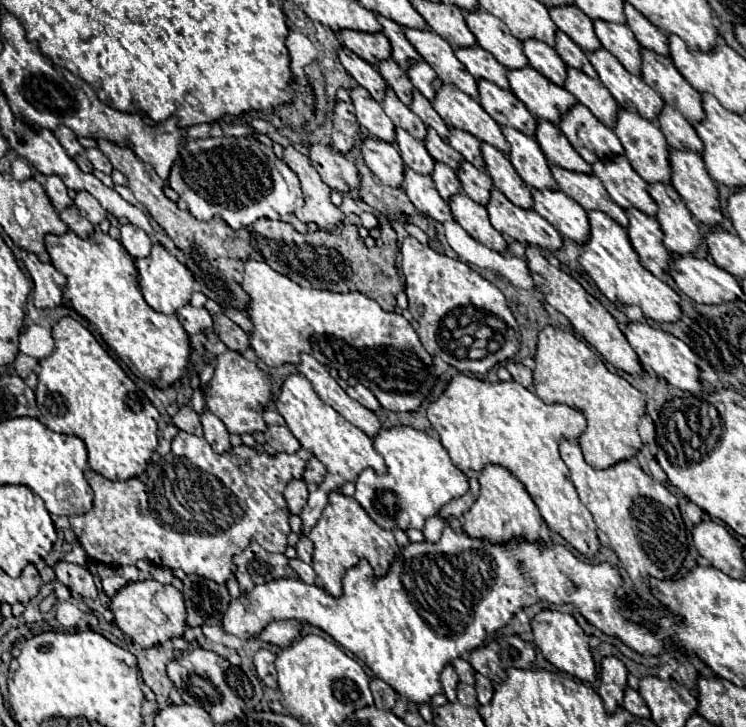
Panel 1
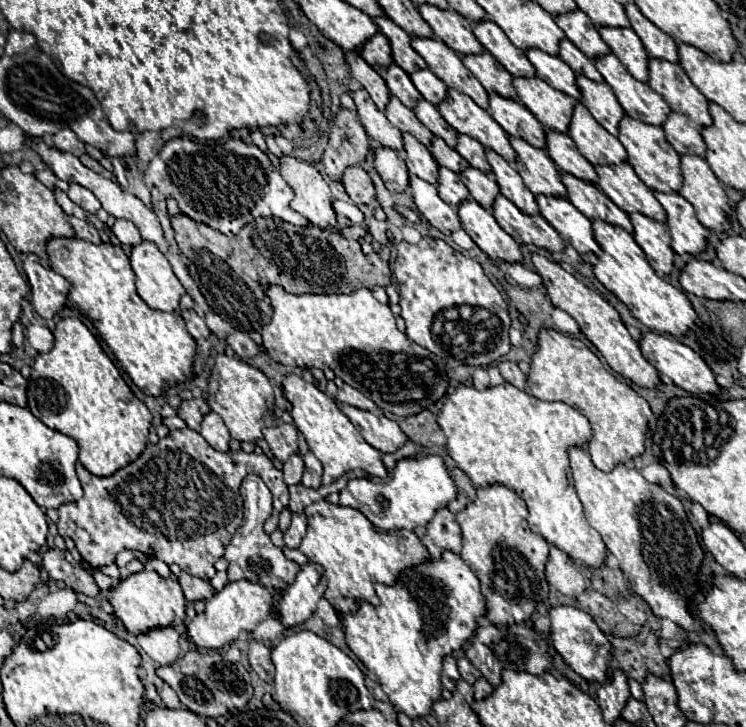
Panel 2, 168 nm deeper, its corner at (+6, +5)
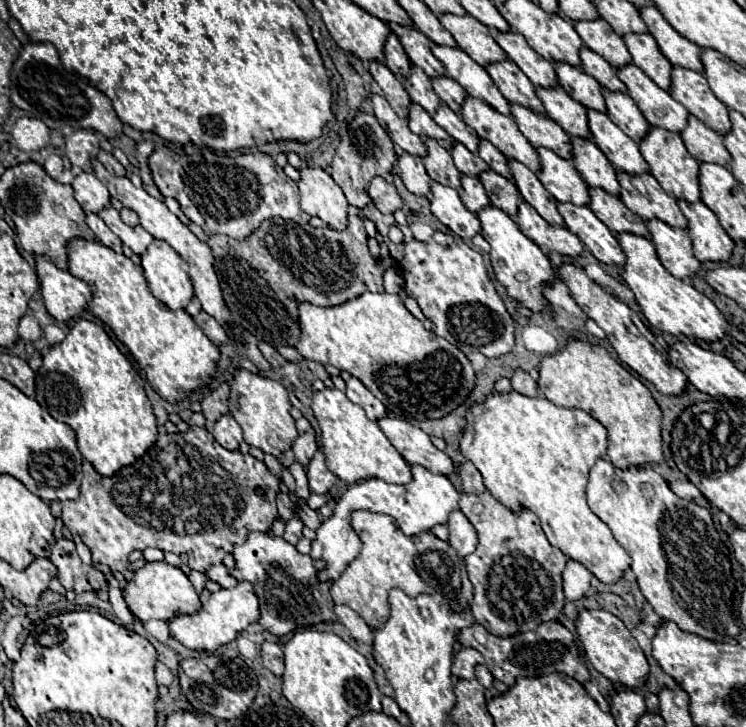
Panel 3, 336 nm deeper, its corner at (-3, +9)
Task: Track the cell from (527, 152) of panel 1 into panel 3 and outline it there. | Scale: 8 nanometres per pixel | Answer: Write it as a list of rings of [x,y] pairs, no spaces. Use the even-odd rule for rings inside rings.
[[[537,148],[537,152],[541,158],[541,172],[539,172],[541,184],[559,202],[587,206],[591,202],[589,186],[583,182],[581,174],[575,170],[573,162],[559,158],[555,152],[551,152],[547,148]]]

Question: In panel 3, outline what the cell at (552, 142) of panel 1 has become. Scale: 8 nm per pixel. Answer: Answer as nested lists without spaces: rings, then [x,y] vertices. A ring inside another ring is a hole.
[[[573,138],[573,164],[591,188],[603,188],[605,192],[619,196],[621,186],[617,182],[617,170],[607,156],[587,138]]]

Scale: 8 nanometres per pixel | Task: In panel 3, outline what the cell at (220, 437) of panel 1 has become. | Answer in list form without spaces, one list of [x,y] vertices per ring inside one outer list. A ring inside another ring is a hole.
[[[231,414],[221,416],[213,424],[213,436],[227,450],[237,450],[239,444],[241,444],[241,440],[243,440],[243,434],[239,432],[239,424],[235,422],[235,418]]]

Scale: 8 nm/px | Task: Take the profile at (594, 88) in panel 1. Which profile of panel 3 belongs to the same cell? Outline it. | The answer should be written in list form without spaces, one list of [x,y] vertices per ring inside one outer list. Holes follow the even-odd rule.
[[[603,90],[603,96],[607,104],[607,116],[611,118],[611,122],[617,124],[631,140],[641,142],[651,130],[651,124],[645,120],[635,100],[629,94],[609,90]]]

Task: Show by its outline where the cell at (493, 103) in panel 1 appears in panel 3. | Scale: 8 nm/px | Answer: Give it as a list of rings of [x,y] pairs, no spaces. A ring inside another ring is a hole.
[[[513,104],[511,116],[515,118],[519,130],[523,136],[537,148],[553,150],[557,156],[563,156],[565,160],[571,160],[571,136],[549,116],[541,118],[535,112],[531,112],[525,106]]]

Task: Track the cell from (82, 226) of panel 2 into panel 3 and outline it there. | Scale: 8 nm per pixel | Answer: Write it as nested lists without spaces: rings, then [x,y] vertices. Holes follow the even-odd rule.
[[[87,214],[87,224],[89,224],[89,228],[95,232],[95,236],[97,236],[105,246],[113,248],[115,252],[121,252],[123,242],[117,238],[117,234],[113,234],[113,232],[109,230],[109,226],[107,226],[97,214]]]

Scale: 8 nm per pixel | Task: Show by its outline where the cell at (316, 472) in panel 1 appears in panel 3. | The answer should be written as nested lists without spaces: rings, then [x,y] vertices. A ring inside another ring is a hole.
[[[319,448],[313,456],[313,460],[309,462],[307,478],[309,478],[309,490],[313,494],[327,494],[335,486],[337,476],[327,468],[323,448]]]

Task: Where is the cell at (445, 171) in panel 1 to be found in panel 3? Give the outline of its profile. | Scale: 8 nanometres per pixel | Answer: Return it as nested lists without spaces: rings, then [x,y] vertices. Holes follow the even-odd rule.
[[[461,176],[461,198],[463,198],[463,204],[471,212],[479,212],[479,210],[483,210],[485,206],[491,204],[487,194],[485,194],[481,180],[471,178],[471,176]]]

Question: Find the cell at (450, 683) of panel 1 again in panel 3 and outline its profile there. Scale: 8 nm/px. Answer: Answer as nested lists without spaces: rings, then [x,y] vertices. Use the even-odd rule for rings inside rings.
[[[461,648],[455,652],[451,672],[457,678],[475,678],[475,666],[485,664],[483,656],[475,648]]]

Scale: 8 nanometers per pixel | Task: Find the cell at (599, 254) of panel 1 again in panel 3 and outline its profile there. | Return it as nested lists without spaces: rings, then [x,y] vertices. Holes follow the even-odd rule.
[[[617,234],[621,248],[625,250],[627,262],[623,268],[623,280],[633,290],[641,312],[649,320],[649,324],[657,330],[663,330],[673,336],[687,336],[705,342],[723,340],[727,334],[727,320],[719,312],[719,308],[701,292],[697,292],[691,284],[671,276],[657,258],[655,244],[647,238],[635,234]]]

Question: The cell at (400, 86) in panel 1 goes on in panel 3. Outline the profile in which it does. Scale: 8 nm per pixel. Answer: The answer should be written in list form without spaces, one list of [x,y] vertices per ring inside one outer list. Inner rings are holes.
[[[417,66],[411,68],[411,76],[405,80],[405,90],[409,94],[409,98],[417,104],[421,104],[431,116],[435,114],[435,110],[439,108],[441,100],[439,96],[435,96],[433,88],[431,88],[431,78]]]

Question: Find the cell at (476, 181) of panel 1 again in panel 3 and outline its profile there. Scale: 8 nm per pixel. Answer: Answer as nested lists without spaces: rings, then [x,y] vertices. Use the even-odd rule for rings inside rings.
[[[493,170],[483,172],[483,176],[479,176],[479,178],[481,178],[481,182],[483,182],[485,190],[487,190],[487,196],[489,196],[491,204],[495,208],[503,210],[509,216],[515,216],[517,208],[519,208],[519,204],[523,200],[521,192],[517,190],[517,186],[511,180],[499,176]]]

